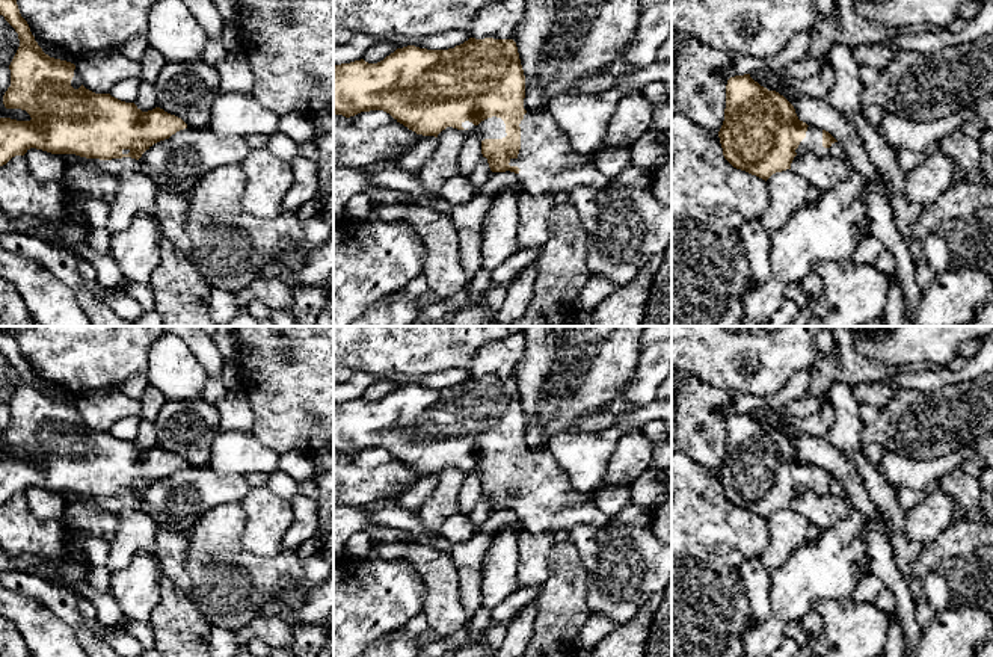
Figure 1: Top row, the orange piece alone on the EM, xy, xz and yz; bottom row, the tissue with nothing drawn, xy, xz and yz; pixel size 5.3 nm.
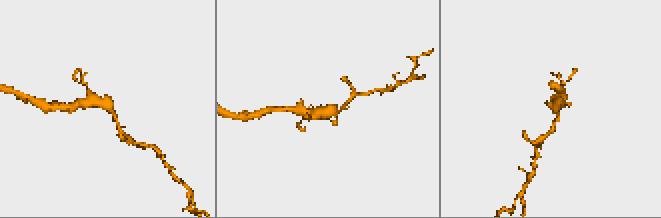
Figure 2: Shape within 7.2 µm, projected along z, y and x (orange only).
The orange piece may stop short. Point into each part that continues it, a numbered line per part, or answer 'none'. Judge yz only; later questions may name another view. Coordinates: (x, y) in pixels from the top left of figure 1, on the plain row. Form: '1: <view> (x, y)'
1: yz (812, 481)

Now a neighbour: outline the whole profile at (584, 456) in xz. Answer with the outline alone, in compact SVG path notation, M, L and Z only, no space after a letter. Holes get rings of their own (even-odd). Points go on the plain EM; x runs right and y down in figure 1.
M611 426L604 430L563 433L551 438L546 450L566 471L572 486L584 494L595 491L607 471L619 440L643 427Z

